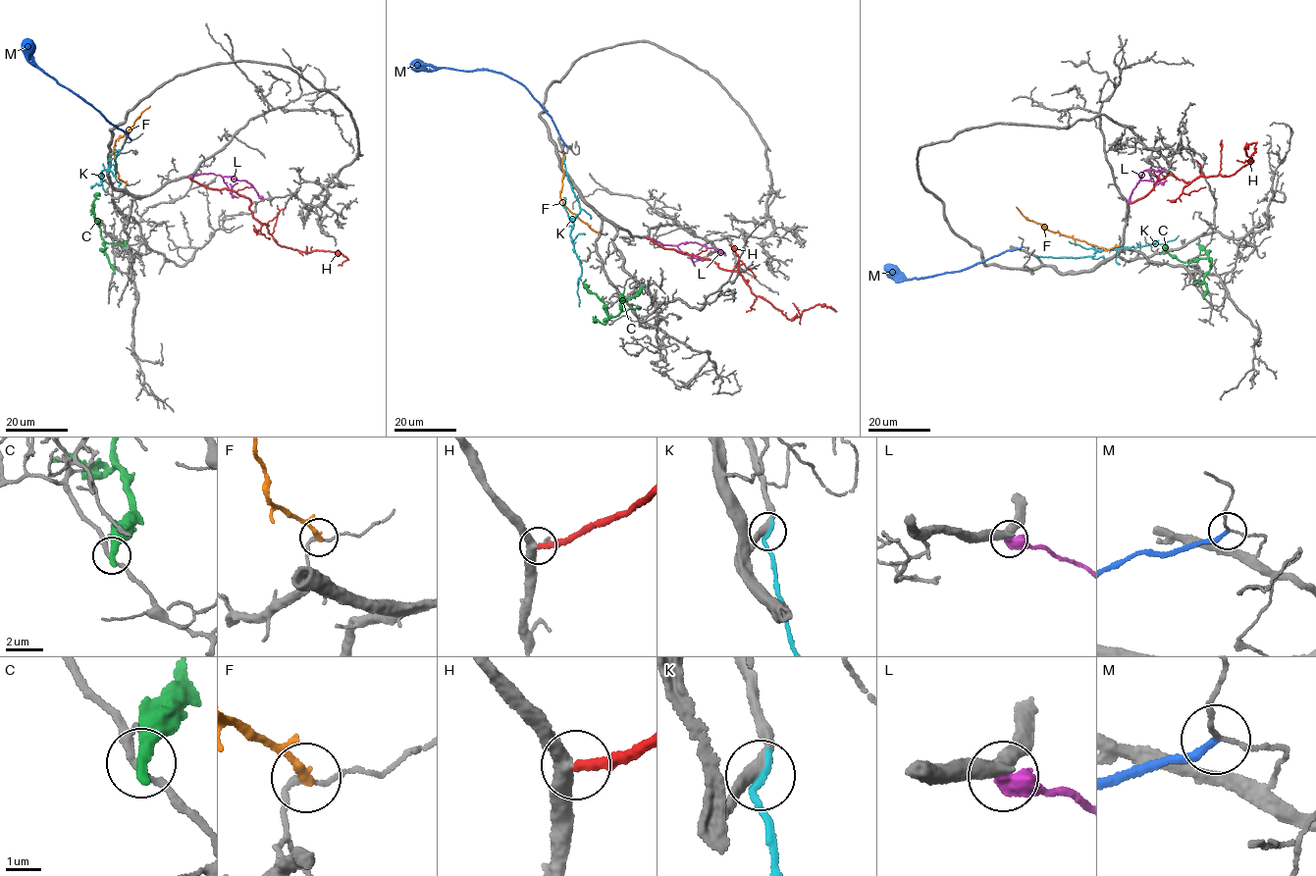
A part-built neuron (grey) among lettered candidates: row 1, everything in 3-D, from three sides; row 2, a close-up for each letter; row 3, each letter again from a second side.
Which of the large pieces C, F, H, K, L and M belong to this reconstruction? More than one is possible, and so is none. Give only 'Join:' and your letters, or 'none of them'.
Join: H

